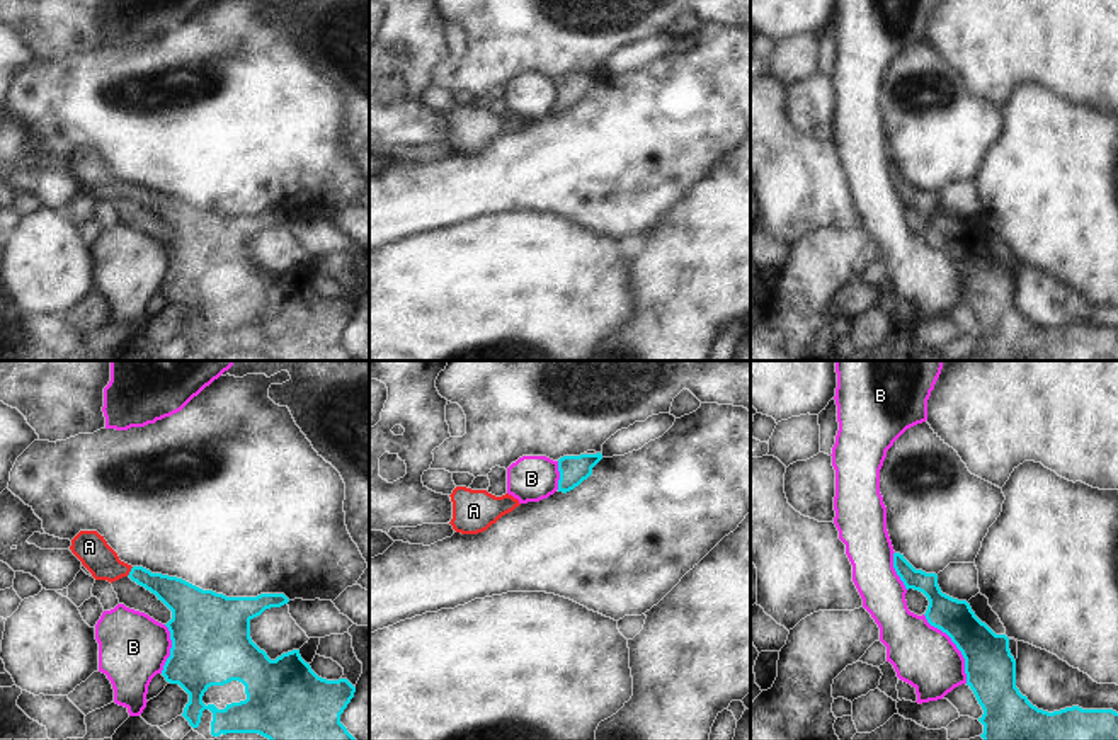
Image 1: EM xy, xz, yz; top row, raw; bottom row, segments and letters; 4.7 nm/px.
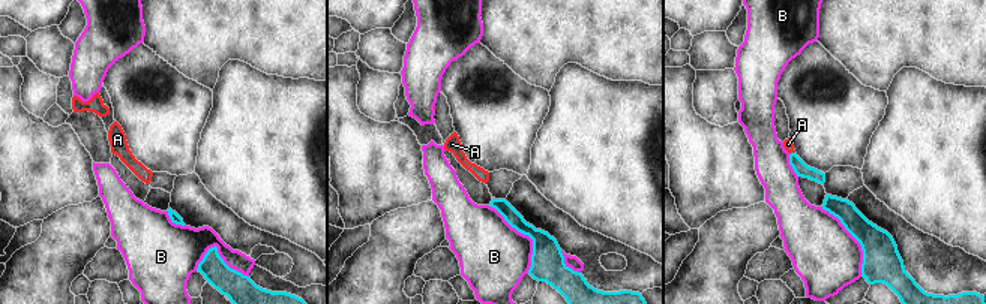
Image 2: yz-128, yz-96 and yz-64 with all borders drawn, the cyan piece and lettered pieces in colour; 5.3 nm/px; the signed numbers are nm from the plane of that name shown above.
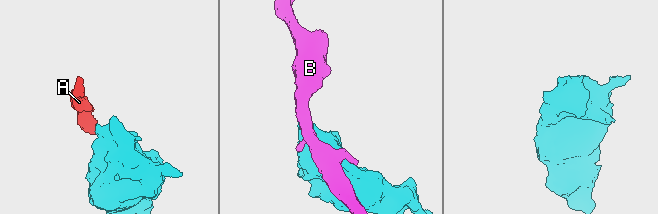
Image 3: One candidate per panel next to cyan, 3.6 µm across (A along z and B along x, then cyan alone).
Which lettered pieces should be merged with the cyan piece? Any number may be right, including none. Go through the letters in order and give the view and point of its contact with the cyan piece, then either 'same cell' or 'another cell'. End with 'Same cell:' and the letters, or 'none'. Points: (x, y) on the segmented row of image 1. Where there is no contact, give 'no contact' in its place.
A: contact xy (130, 572); same cell
B: contact yz (957, 647); another cell
Same cell: A

